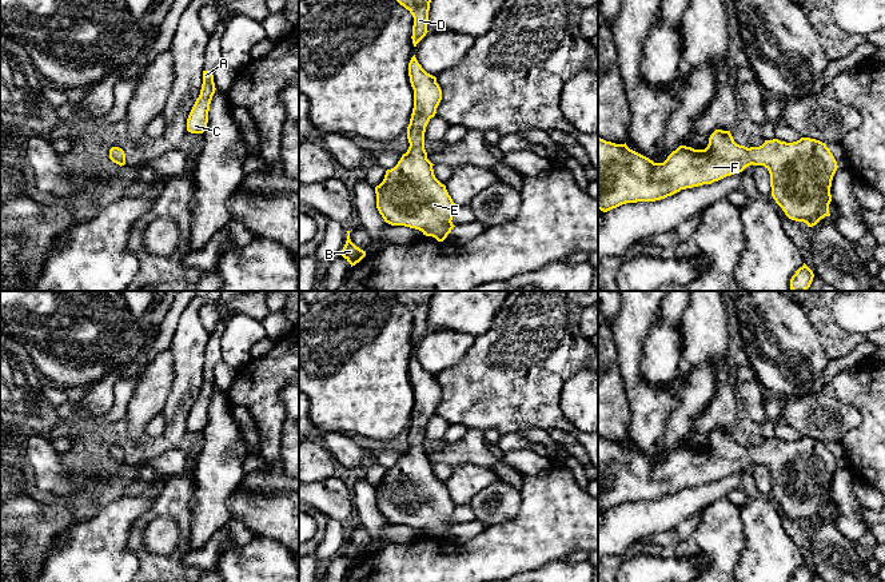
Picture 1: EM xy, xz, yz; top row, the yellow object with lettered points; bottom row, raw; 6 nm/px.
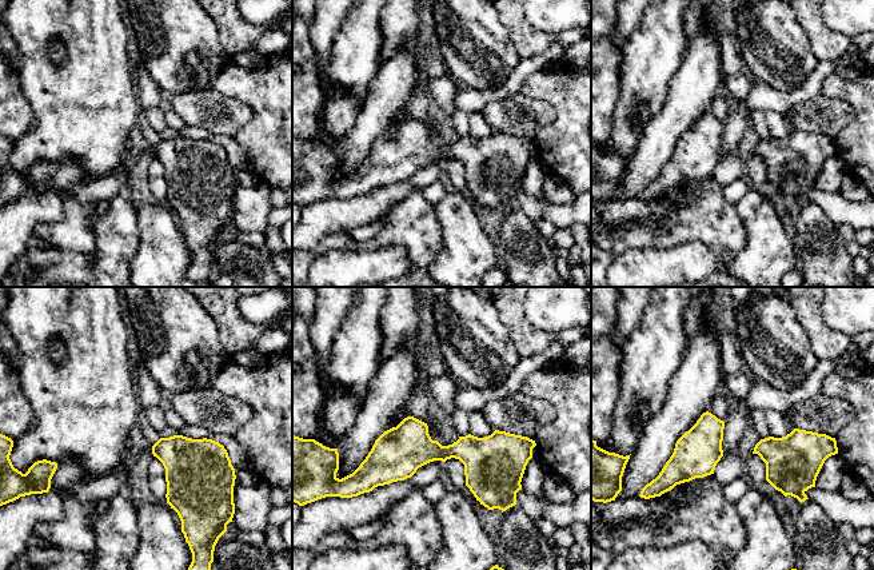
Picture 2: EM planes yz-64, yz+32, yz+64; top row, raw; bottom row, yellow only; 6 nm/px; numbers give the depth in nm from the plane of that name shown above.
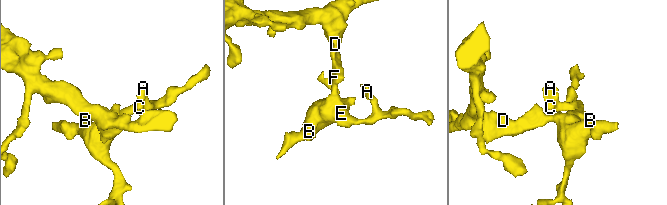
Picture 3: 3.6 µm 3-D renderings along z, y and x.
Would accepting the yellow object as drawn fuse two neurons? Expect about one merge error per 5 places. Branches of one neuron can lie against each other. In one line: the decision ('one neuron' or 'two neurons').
one neuron

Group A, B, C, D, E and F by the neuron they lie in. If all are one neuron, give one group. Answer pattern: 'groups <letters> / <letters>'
groups A B C D E F

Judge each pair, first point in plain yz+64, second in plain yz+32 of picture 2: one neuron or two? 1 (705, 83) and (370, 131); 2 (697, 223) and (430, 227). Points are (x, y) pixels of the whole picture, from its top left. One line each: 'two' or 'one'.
1: one
2: one

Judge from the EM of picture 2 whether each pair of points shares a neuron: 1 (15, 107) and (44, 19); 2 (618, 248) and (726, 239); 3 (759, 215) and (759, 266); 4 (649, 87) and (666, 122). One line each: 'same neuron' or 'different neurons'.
1: different neurons
2: same neuron
3: same neuron
4: different neurons

